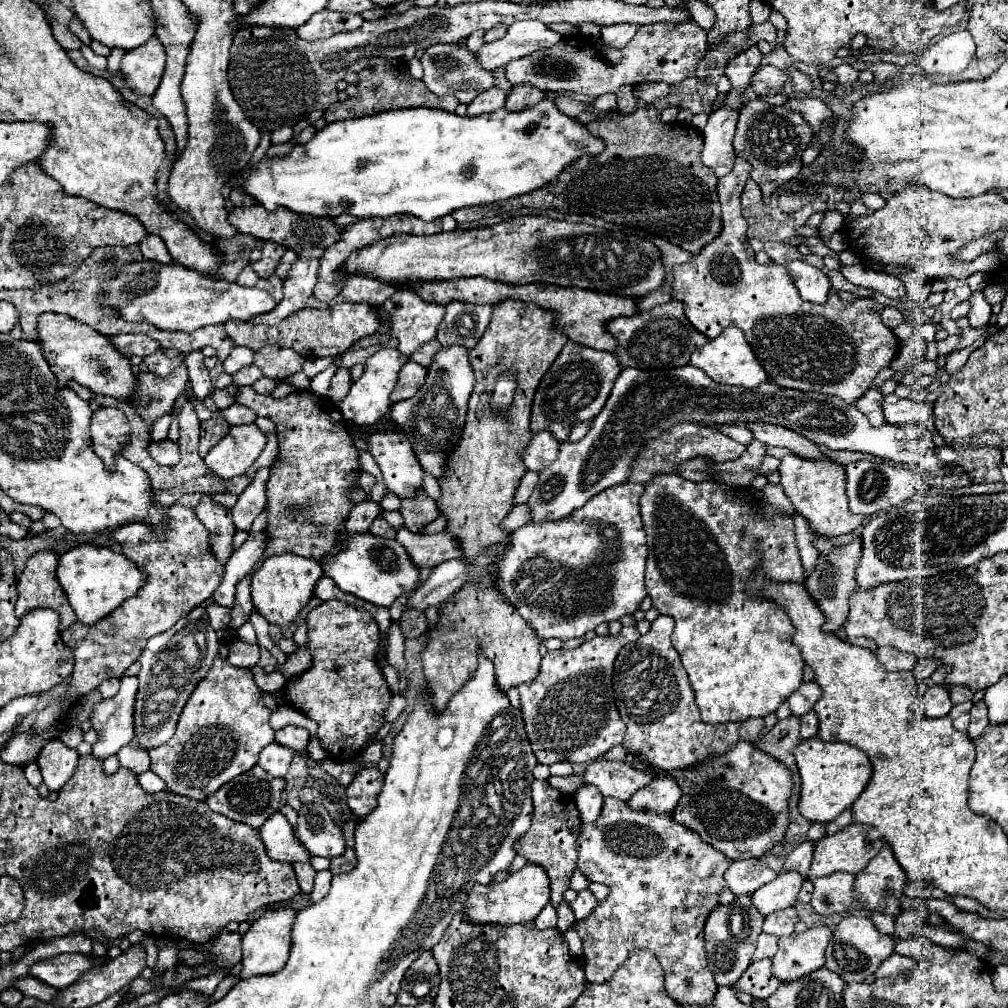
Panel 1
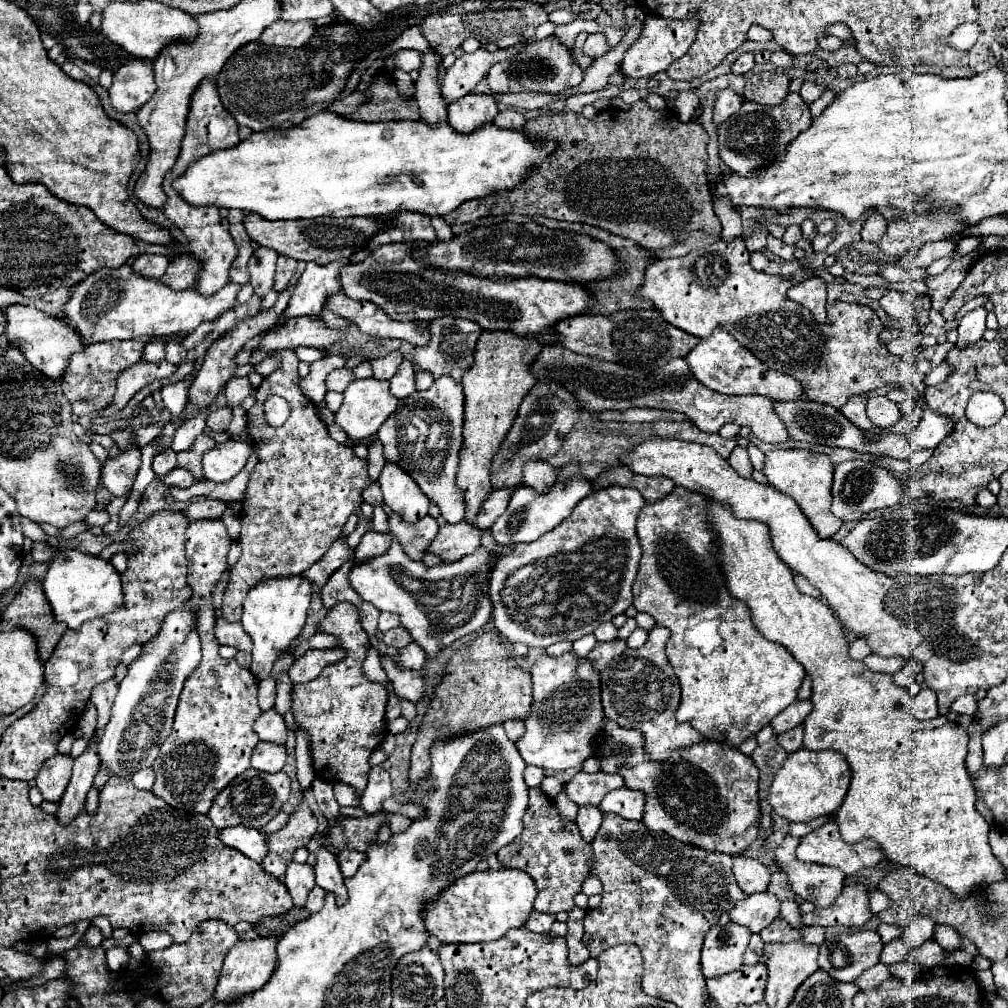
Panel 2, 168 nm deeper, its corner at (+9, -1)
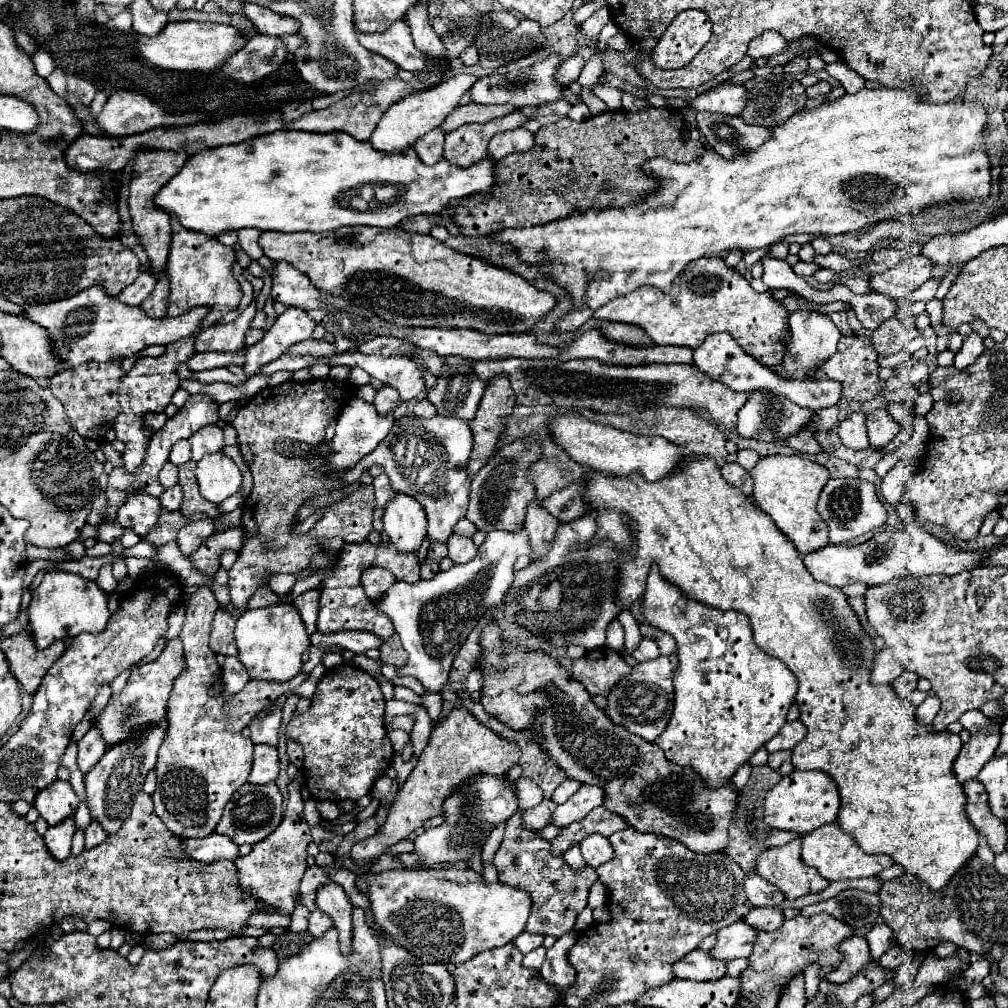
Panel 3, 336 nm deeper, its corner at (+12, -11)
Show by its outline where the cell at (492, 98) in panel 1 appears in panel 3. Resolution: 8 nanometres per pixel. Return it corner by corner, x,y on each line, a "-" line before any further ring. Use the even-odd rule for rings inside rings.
515,111
487,123
467,123
445,135
445,159
453,165
471,165
487,155
487,143
495,133
519,127
525,115

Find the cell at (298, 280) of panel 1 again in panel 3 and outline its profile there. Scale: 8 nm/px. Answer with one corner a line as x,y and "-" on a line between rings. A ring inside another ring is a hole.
191,395
189,401
159,429
151,435
149,443
147,443
147,451
145,451
145,459
143,463
133,471
129,473
125,467
113,467
113,471
109,473
109,485
107,485
107,519
113,521
115,519
115,511
119,507
119,503
123,503
123,493
131,491
131,489
141,489
141,491
147,491
149,495
155,495
159,497
165,489
161,487
157,475
161,471
161,467
169,461
169,453
171,453
171,447
179,441
179,439
189,439
195,431
199,431
201,427
205,425
213,425
219,421
219,403
215,403
209,395

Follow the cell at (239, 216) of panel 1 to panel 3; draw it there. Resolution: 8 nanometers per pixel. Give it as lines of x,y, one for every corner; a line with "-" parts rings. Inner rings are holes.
339,227
323,235
263,231
259,235
259,245
269,259
287,261
295,269
303,271
321,291
369,309
371,313
397,327
463,327
489,335
519,335
529,331
557,305
557,299
551,293
533,287
521,275
515,275
503,267
495,267
477,257
459,253
433,239
431,235
409,233
401,227

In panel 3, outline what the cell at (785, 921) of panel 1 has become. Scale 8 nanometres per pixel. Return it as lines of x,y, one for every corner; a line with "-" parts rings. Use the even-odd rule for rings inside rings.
859,889
841,891
837,897
819,901
815,905
807,905
807,915
817,913
831,913
833,917
841,919
843,923
851,925
853,929
861,929
873,925
879,917
879,897
875,893
865,893

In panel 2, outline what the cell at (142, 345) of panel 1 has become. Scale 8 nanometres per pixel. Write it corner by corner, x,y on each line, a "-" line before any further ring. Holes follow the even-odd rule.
130,339
130,341
104,341
104,343
86,345
80,353
74,353
68,369
64,371
64,377
58,381
62,385
62,391
66,393
66,399
72,405
72,413
84,417
108,407
116,393
116,381
114,381
116,375
138,363
142,359
142,351
144,343

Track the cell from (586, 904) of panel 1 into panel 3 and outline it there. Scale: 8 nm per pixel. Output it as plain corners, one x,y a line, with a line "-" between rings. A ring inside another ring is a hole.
567,931
565,935
561,935
555,941
553,947
547,949
547,957
545,957
545,963
541,965
539,973
549,983
555,983
555,987
569,987
575,983
577,971
571,967
571,963
567,959
567,953
575,941
577,941
577,931

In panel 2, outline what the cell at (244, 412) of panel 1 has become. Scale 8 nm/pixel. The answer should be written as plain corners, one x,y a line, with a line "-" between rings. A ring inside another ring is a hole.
222,407
218,411
212,411
208,417
206,417
206,427
214,433
222,433
222,431
228,431
228,425
232,421
232,409
230,407

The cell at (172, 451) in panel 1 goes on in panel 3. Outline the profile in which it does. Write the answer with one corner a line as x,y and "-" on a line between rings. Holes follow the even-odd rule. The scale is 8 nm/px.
167,463
167,465
161,469
161,473
159,473
159,481
161,481
161,485
163,485
165,489
177,485
177,467
175,467
173,463

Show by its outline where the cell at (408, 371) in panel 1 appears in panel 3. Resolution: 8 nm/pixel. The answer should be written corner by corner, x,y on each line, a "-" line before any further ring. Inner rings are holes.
359,351
337,353
329,359
329,365
347,365
361,367
371,377
381,383
391,383
403,401
415,399
423,389
425,381
417,369
417,365
409,357
379,357
379,355
361,355

